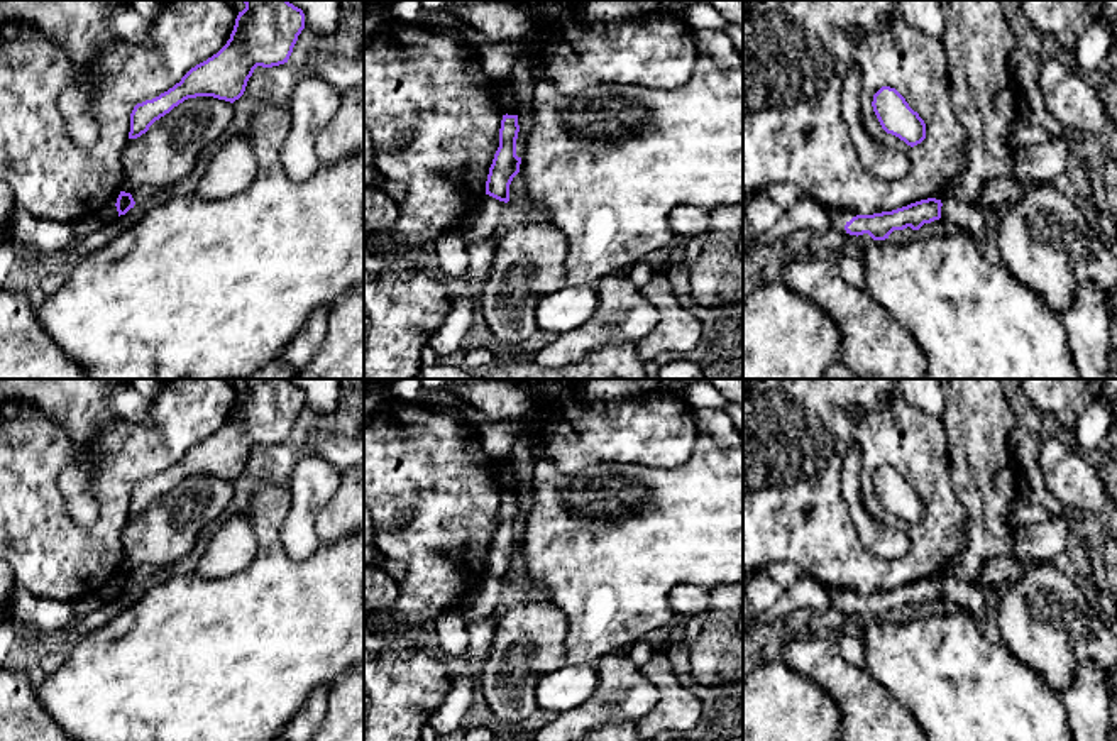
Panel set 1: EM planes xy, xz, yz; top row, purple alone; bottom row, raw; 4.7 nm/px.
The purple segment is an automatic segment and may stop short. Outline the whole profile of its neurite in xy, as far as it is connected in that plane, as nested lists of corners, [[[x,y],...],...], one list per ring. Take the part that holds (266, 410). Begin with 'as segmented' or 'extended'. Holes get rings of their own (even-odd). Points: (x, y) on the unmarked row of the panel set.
as segmented; [[[288,379],[244,382],[245,387],[239,391],[230,418],[217,433],[191,447],[168,470],[134,486],[129,518],[146,513],[156,499],[188,477],[213,475],[234,482],[244,474],[257,445],[288,442],[305,408],[303,389]]]

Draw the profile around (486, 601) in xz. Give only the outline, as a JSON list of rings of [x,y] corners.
[[[486,574],[469,601],[459,609],[465,624],[498,618],[506,594],[506,582]]]

